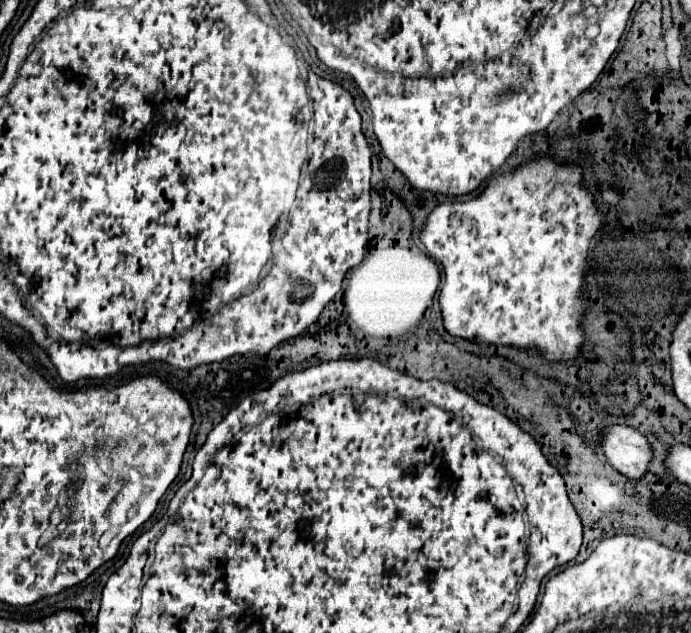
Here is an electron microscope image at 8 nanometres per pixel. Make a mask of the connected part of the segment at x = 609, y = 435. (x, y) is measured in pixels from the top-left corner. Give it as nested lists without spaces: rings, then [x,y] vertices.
[[[628,425],[604,427],[600,431],[600,449],[608,463],[630,479],[642,477],[652,459],[646,437]]]

